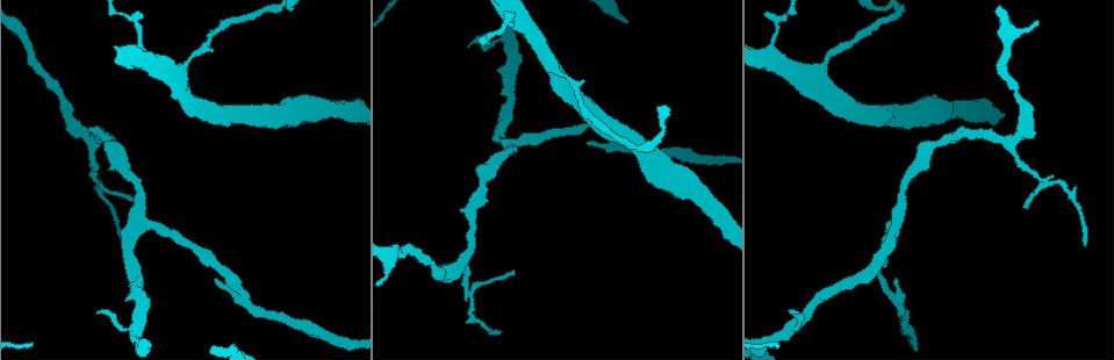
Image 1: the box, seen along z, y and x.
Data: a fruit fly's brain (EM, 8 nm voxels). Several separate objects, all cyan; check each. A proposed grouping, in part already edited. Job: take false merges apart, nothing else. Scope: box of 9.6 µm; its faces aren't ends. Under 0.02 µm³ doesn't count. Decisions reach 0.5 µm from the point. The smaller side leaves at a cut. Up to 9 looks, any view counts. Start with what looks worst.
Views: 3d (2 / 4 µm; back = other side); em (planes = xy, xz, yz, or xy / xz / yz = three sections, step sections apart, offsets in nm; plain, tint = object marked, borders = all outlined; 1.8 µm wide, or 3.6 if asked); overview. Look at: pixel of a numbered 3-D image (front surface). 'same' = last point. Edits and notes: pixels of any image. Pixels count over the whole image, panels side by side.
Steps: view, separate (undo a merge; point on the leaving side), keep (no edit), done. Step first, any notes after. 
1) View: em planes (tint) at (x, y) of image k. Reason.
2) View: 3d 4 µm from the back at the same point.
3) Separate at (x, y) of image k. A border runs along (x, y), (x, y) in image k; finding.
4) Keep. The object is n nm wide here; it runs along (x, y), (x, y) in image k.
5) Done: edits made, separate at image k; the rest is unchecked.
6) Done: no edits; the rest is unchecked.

View: em yz step 8 (tint) at (825, 86) of image 1. Thin arm on a thick one.

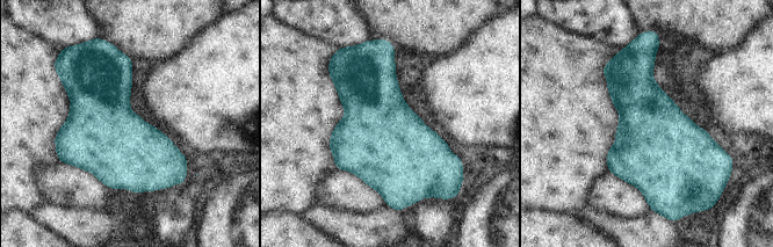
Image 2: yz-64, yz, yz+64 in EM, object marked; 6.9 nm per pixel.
View: em planes (tint) at the same point.

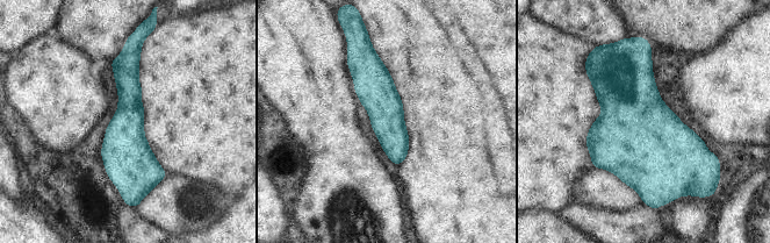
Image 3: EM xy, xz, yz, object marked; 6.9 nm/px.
Keep. One neuron here.

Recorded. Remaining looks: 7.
View: 3d 4 µm from the back at (467, 257) of image 1. Three arms meet.

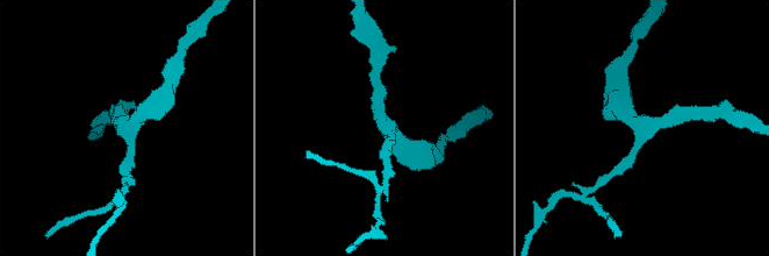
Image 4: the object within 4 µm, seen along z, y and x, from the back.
View: em 3.6 µm planes (tint) at (128, 121) of image 4. 3 arms meet here; the arms are 170, 200, 340 nm wide; now the EM.

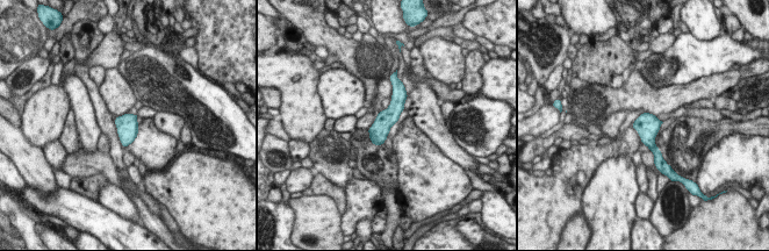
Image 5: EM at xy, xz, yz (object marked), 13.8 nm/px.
Keep. The object is 260 nm wide here; continuous, no second neuron.

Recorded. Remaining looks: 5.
View: em planes (borders) at (292, 7) of image 1.

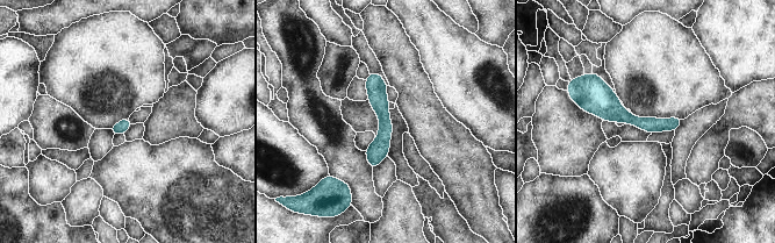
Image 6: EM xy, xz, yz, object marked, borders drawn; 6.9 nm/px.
Keep. It runs along (581, 97), (645, 124), (679, 120) in image 6; one neuron here.

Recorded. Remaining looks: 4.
View: 3d 2 µm from the back at (517, 145) of image 1. Branch point.

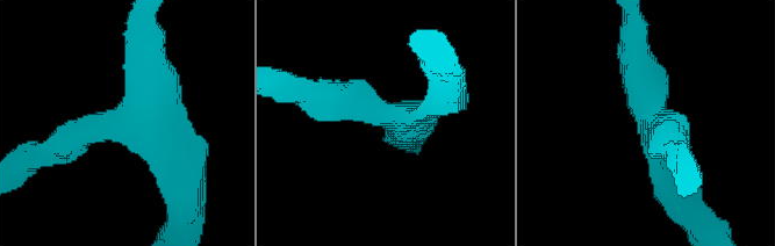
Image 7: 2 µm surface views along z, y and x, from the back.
View: em planes (tint) at (654, 109) of image 7. 3 arms meet here; the arms are 200, 220, 280 nm wide; need the tissue.

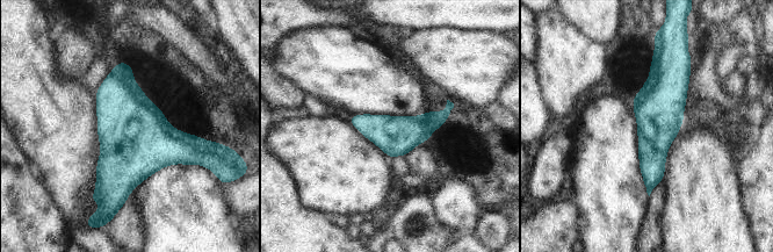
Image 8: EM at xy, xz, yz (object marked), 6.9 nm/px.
Keep. It runs along (656, 59), (657, 128), (649, 188) in image 8; continuous, no second neuron.

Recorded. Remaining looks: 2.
Done: no edits; the rest is unchecked.

